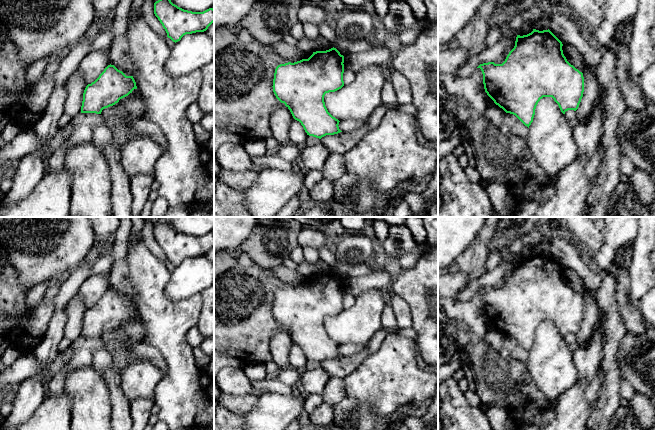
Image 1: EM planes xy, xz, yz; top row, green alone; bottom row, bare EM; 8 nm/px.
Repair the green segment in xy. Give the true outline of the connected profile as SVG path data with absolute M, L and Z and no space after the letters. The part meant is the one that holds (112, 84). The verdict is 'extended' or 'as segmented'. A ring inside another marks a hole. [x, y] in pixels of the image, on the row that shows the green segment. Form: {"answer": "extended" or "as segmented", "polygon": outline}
{"answer": "as segmented", "polygon": "M108 65L99 77L88 84L83 93L81 113L101 114L120 99L137 89L133 76L126 76L114 65Z"}

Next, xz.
{"answer": "as segmented", "polygon": "M336 48L316 51L308 59L280 64L276 67L273 79L273 92L276 98L290 110L293 118L301 123L309 136L321 139L326 135L342 132L339 120L327 110L324 102L326 93L335 92L344 86L344 56Z"}

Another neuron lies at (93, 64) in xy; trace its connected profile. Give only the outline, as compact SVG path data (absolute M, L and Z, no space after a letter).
M108 50L90 51L80 62L76 73L88 85L94 82L108 65L110 65Z

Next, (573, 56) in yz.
M563 45L562 50L567 61L583 73L585 70L585 61L581 53L572 45Z

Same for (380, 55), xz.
M386 44L378 45L365 52L346 53L344 56L344 68L355 73L372 64L387 65L393 54Z

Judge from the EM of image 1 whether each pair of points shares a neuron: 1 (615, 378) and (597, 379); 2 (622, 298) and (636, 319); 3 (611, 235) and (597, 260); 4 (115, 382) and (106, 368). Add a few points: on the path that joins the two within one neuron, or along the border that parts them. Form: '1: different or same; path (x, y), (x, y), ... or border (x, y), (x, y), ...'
1: different; border (598, 368), (602, 386), (595, 401)
2: same; path (624, 303), (631, 314)
3: same; path (611, 241), (609, 248), (603, 254)
4: same; path (112, 379), (108, 371)

